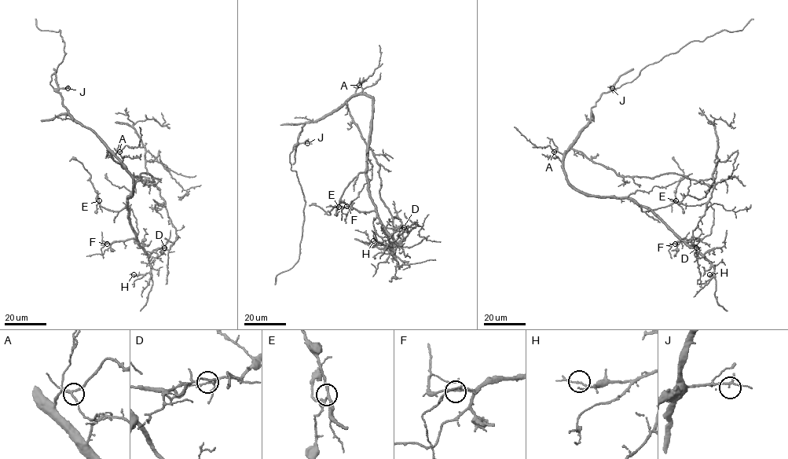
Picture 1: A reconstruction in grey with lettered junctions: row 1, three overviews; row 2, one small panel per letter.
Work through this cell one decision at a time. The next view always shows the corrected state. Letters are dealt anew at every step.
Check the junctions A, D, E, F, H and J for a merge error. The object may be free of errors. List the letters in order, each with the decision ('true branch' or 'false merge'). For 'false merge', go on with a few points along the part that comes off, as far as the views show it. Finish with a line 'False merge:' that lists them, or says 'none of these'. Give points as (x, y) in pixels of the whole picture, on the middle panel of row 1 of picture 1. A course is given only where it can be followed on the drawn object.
A: true branch
D: false merge; foreign part runs (404, 227), (415, 223), (401, 242), (388, 243), (385, 249), (412, 247), (426, 238), (419, 230), (428, 214)
E: true branch
F: true branch
H: true branch
J: true branch
False merge: D

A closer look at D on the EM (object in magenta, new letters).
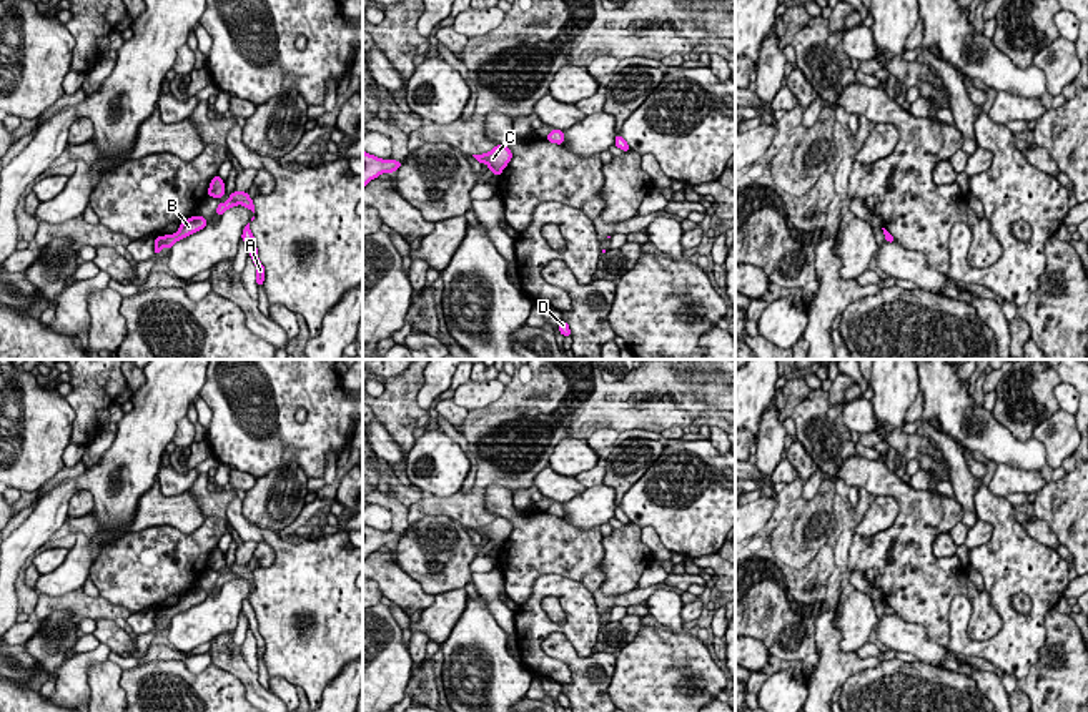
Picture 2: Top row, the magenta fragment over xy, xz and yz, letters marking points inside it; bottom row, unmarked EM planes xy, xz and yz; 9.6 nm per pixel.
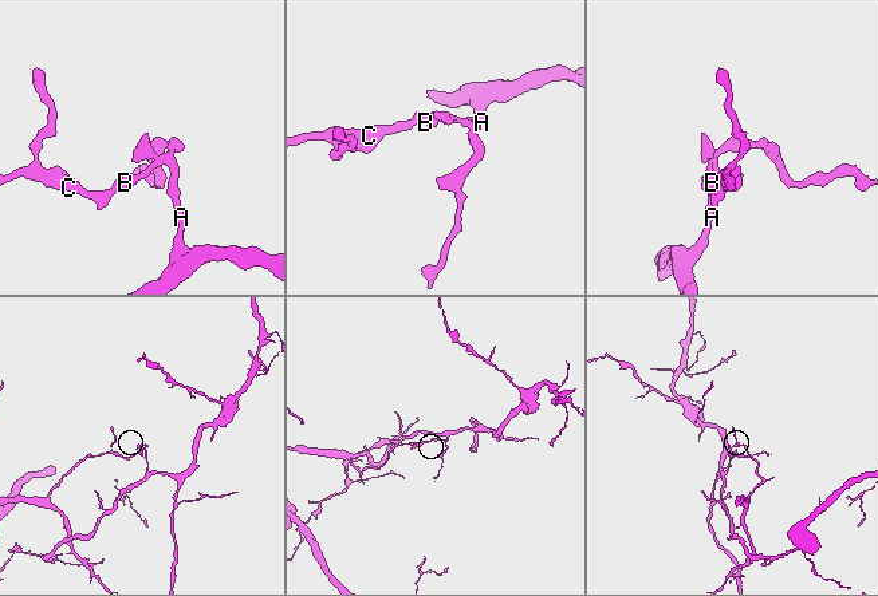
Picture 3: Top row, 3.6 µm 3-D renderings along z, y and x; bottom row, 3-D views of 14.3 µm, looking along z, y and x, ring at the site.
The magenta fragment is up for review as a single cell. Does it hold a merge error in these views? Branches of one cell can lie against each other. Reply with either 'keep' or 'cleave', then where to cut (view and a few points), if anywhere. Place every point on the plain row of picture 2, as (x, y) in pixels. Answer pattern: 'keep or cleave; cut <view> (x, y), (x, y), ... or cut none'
cleave; cut xy (175, 606), (178, 611)

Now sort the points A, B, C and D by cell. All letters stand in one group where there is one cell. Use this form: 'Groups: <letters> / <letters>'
Groups: A B D / C

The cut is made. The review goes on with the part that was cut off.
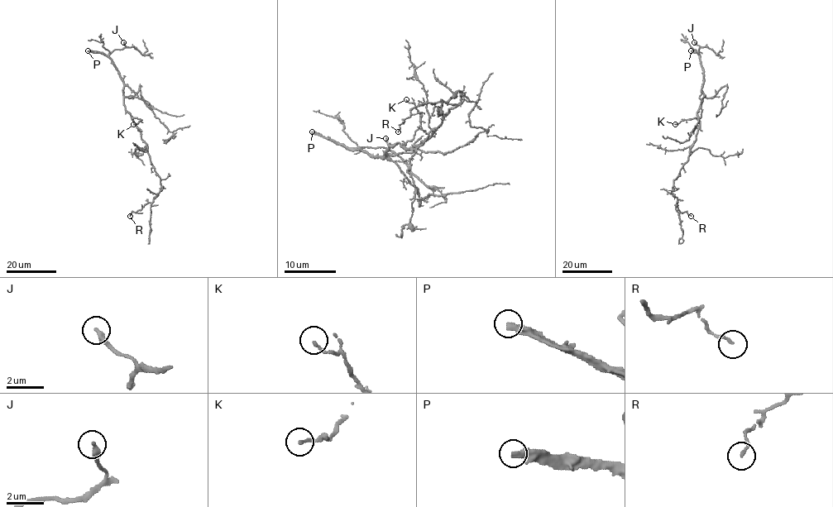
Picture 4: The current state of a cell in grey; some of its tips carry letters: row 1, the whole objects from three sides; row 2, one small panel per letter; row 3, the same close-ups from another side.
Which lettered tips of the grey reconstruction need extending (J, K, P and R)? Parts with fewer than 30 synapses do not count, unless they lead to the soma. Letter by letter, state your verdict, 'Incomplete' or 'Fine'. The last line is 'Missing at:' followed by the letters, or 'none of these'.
J: Fine
K: Fine
P: Incomplete
R: Fine
Missing at: P

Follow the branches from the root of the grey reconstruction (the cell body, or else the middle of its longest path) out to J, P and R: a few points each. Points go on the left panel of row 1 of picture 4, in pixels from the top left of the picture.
J: (132, 117), (124, 104), (123, 80), (109, 56), (114, 50), (124, 47), (123, 42)
P: (132, 117), (126, 110), (123, 80), (113, 62), (100, 52), (88, 50)
R: (132, 117), (160, 178), (160, 190), (151, 203), (130, 216)

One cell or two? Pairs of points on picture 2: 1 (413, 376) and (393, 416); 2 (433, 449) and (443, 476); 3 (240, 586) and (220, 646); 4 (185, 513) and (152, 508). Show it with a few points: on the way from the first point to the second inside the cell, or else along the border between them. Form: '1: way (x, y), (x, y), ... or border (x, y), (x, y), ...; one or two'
1: way (406, 386), (400, 393), (398, 406); one
2: way (435, 456), (440, 469); one
3: border (225, 632), (220, 632), (212, 641); two
4: way (177, 511), (160, 509); one

